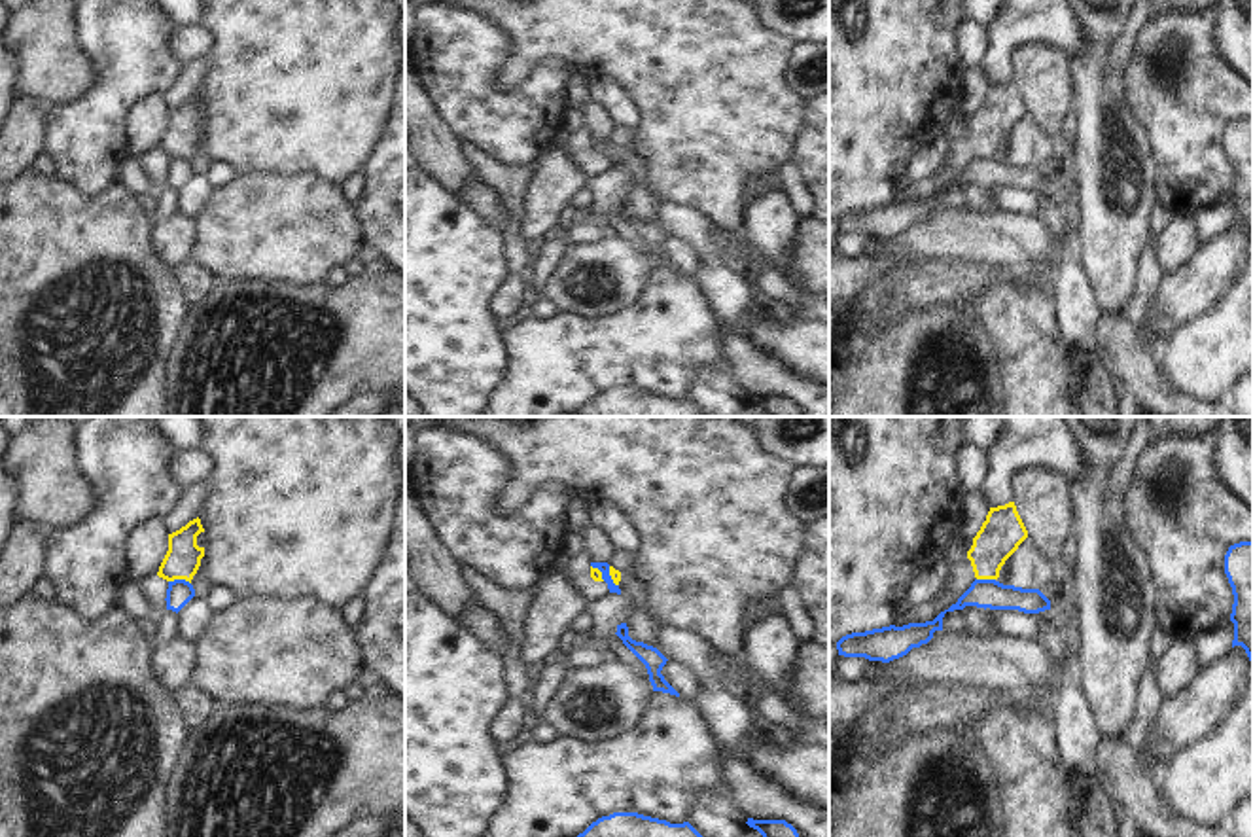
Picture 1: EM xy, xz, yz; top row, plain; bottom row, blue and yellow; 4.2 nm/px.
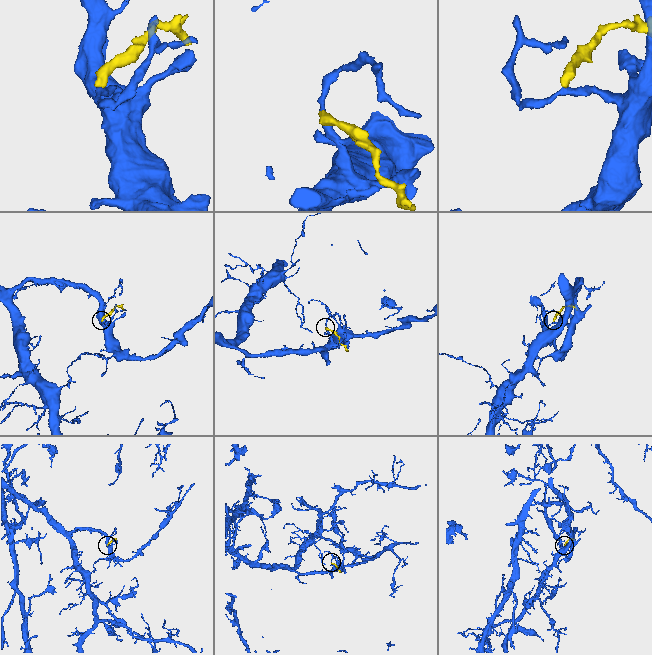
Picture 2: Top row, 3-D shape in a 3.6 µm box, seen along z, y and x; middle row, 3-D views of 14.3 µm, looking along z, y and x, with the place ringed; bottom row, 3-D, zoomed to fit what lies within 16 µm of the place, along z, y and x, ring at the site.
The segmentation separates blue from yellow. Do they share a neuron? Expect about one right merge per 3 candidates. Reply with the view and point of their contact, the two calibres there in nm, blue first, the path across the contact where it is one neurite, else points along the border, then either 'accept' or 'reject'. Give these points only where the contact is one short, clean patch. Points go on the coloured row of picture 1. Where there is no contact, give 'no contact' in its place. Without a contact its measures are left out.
contact xy (180, 580); calibres 110 and 150 nm; border xy (169, 580), (186, 580), (190, 584); reject

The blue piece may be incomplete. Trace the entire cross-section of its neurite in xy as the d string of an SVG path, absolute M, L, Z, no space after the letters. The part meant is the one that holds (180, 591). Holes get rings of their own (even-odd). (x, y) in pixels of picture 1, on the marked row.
M185 579L168 581L167 589L167 610L180 612L191 598L195 597L195 589Z

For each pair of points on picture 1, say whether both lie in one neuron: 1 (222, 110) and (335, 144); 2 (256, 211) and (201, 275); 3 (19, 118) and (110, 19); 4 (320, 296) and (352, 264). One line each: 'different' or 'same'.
1: same
2: different
3: different
4: different

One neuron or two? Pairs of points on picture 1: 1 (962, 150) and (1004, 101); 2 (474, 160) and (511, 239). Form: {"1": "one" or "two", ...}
{"1": "one", "2": "one"}

